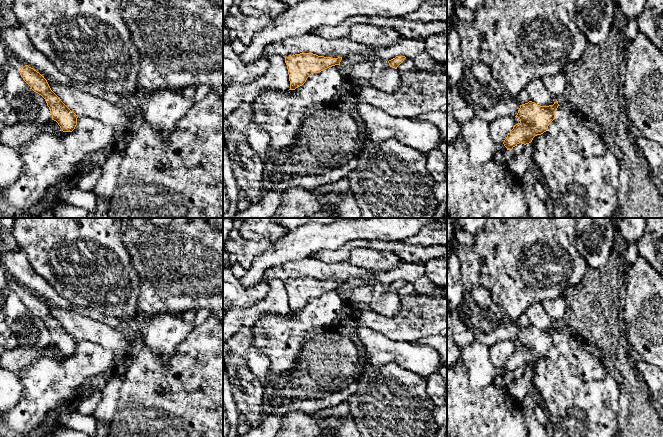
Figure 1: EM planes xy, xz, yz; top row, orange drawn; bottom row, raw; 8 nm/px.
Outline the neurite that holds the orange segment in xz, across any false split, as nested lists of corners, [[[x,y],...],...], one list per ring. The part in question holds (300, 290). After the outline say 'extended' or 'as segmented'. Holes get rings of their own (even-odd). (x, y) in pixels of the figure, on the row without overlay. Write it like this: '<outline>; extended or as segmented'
[[[300,277],[285,282],[287,289],[290,313],[295,314],[302,310],[307,302],[329,291],[340,289],[342,281],[332,282],[318,280],[313,277]]]; as segmented

